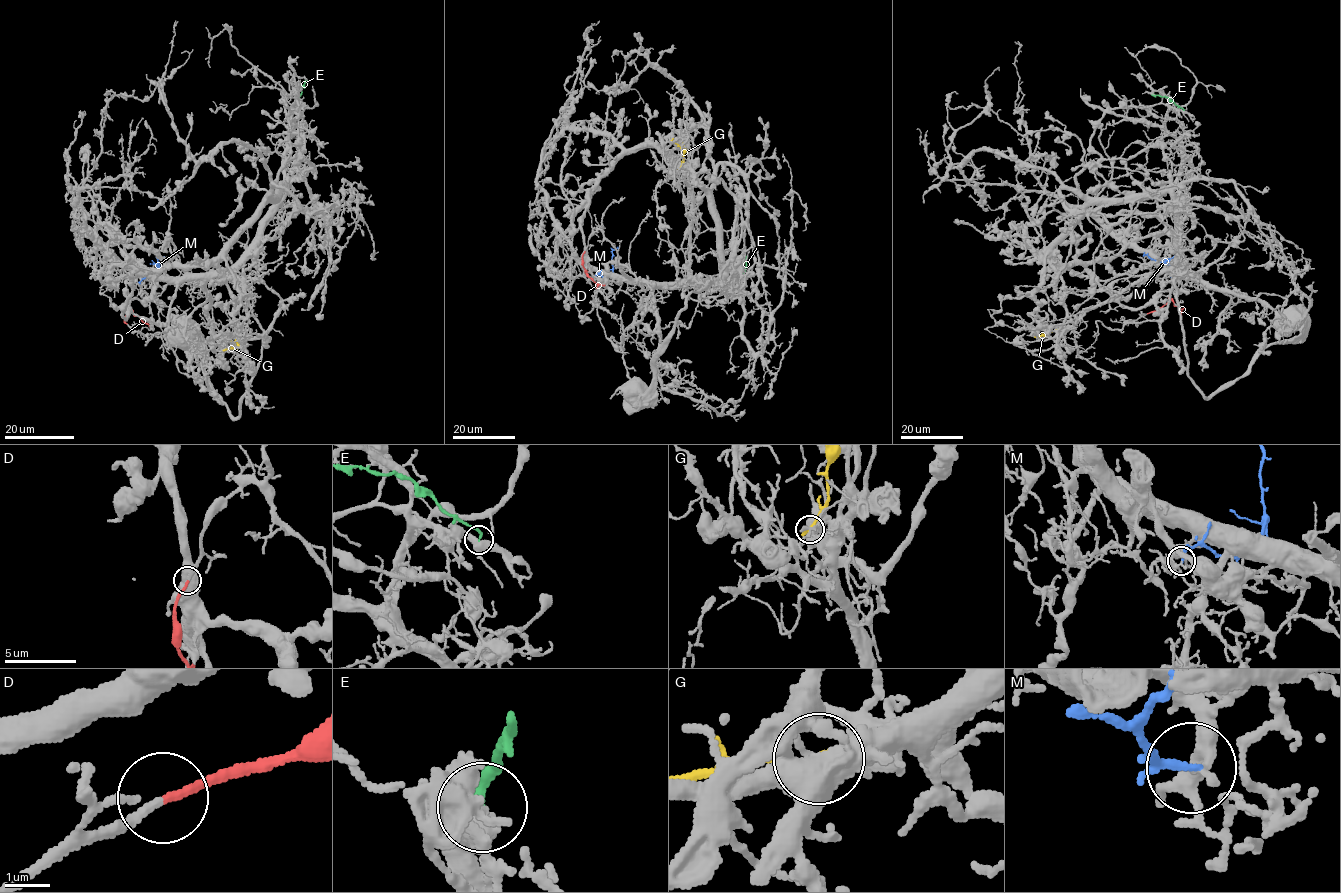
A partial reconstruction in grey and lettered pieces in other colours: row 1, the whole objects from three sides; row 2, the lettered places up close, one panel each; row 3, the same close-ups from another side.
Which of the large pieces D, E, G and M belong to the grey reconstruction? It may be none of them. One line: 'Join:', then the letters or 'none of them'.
Join: D

